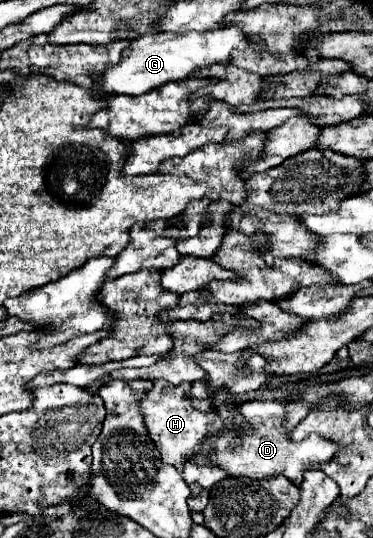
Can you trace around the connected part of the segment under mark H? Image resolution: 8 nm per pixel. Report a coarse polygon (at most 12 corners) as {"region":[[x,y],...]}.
{"region":[[157,380],[141,404],[161,460],[179,464],[225,428],[189,382]]}

